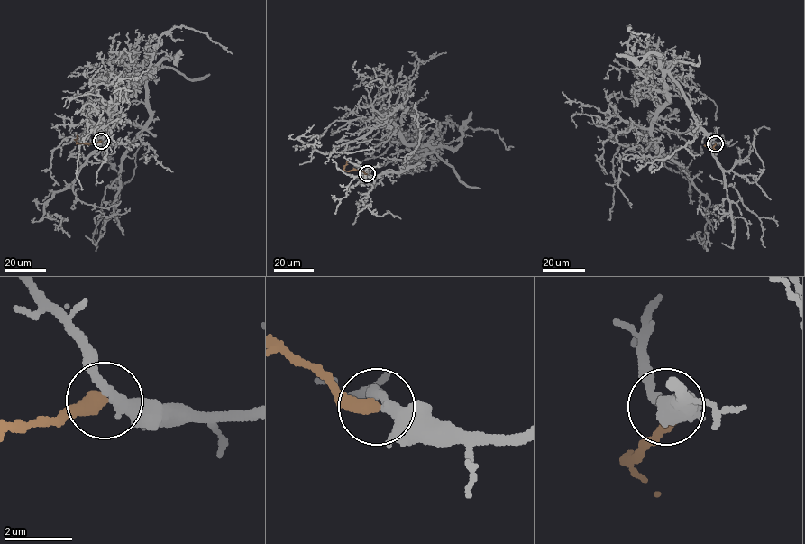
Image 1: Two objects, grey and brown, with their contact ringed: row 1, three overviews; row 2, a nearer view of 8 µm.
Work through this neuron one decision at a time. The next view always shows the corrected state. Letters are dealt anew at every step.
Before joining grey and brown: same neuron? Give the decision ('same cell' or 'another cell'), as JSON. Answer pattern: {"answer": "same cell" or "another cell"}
{"answer": "same cell"}

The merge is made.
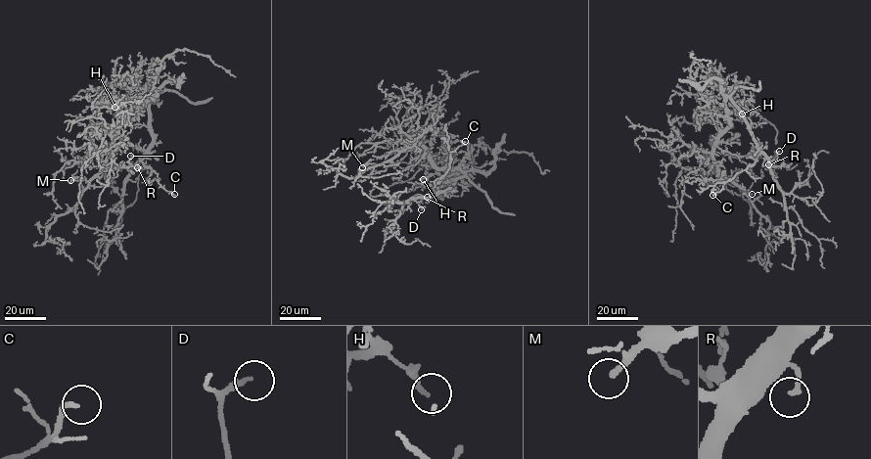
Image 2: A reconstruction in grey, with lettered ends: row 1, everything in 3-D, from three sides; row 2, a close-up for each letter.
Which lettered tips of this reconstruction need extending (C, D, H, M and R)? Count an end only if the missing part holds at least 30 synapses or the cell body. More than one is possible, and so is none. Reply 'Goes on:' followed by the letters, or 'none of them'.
Goes on: M

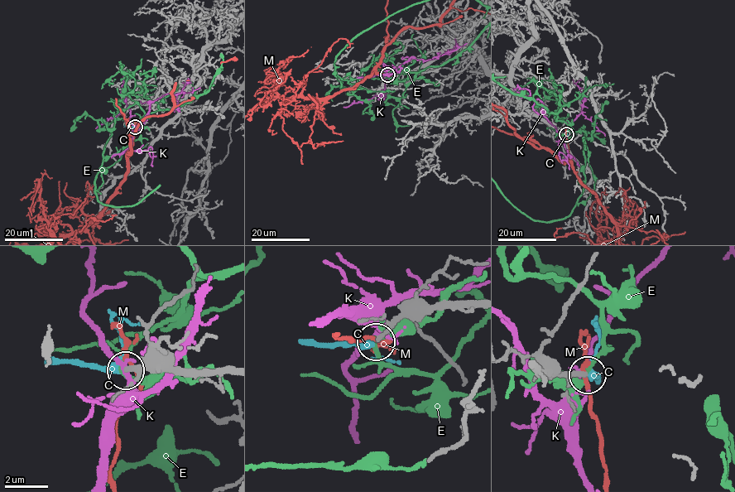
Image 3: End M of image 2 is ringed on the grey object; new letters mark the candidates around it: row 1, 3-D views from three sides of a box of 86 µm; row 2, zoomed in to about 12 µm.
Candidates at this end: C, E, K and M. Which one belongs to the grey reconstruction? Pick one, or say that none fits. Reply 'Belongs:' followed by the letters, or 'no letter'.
Belongs: C

